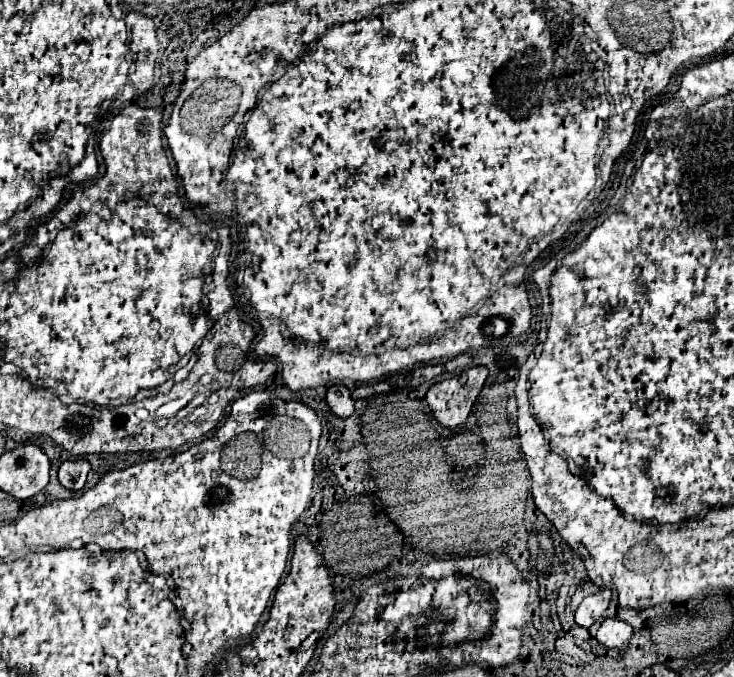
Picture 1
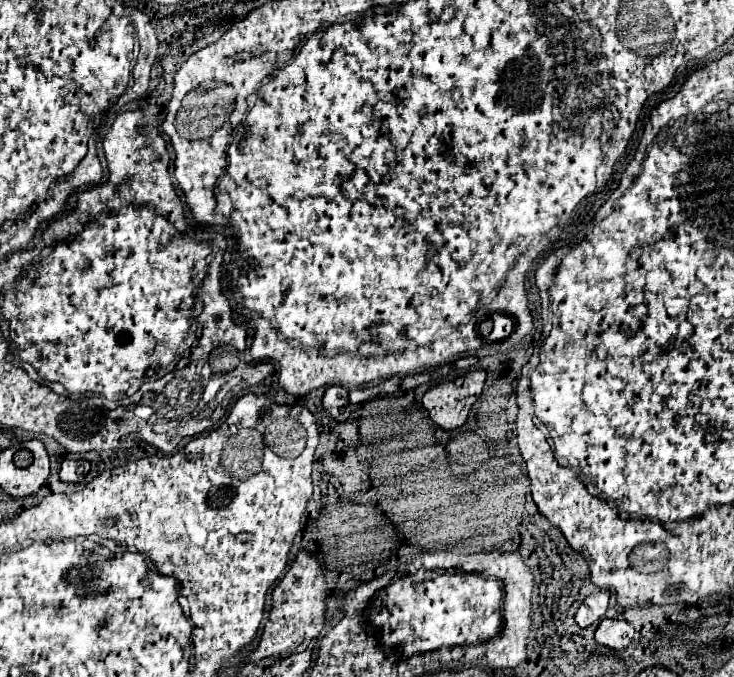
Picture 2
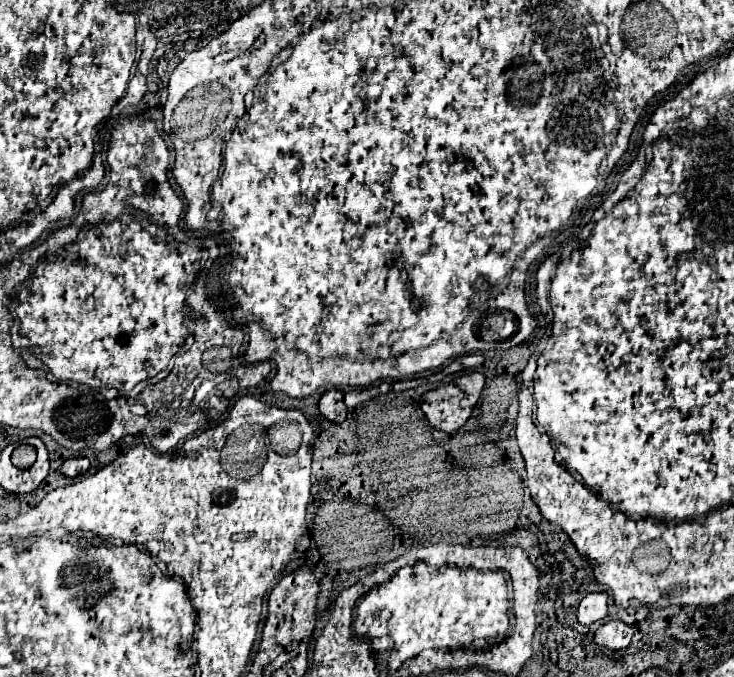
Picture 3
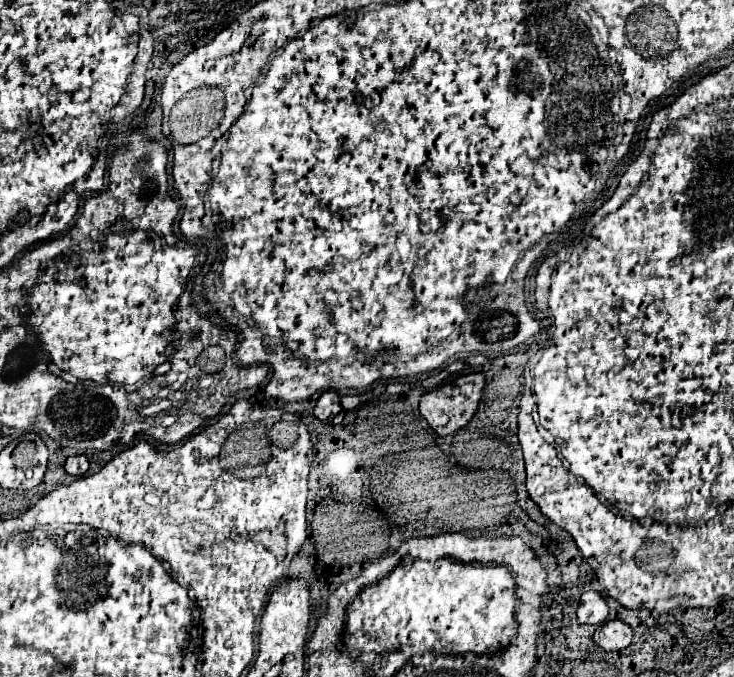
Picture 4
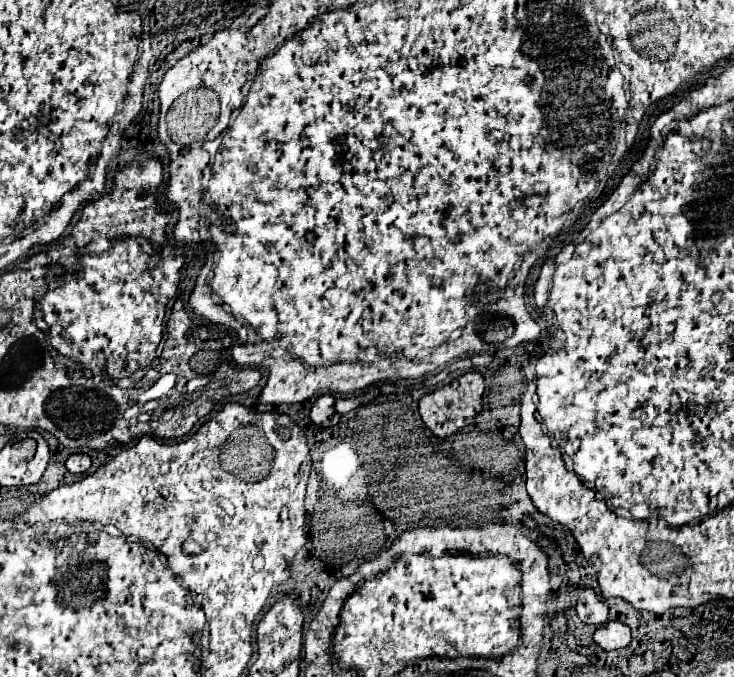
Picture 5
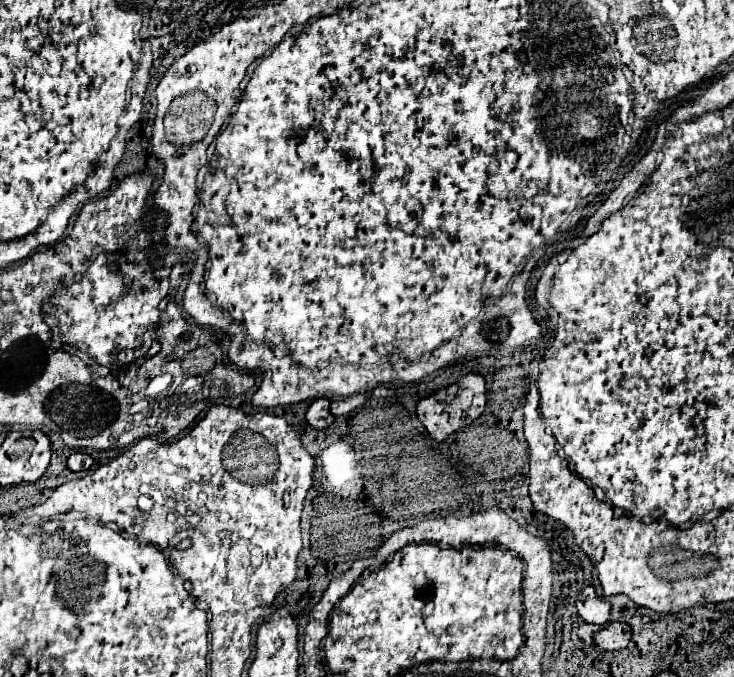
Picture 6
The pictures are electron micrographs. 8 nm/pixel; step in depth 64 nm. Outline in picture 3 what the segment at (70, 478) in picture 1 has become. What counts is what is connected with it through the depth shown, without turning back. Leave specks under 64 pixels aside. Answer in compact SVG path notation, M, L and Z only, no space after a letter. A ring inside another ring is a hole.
M68 458L68 460L62 464L62 474L74 478L74 476L84 474L84 472L88 470L88 466L90 466L88 458Z

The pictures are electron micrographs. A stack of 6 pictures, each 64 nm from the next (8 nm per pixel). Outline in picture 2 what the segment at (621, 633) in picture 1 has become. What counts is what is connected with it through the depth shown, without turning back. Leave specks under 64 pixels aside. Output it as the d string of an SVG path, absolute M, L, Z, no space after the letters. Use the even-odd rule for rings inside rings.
M602 620L596 628L596 642L614 650L622 650L630 644L634 628L624 620Z

